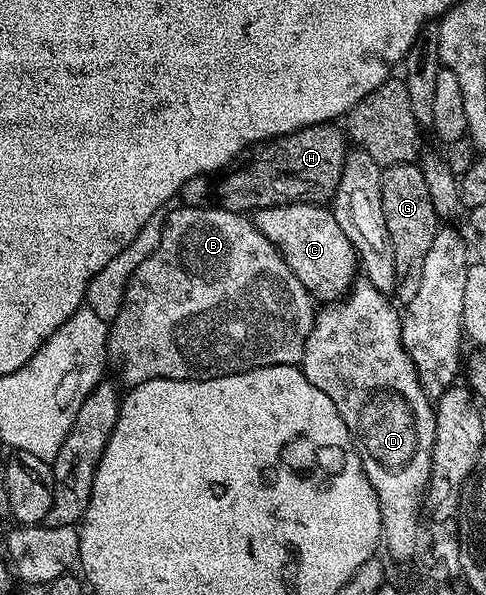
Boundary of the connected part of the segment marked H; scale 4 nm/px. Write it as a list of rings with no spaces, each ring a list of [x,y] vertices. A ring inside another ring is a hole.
[[[337,124],[309,125],[253,146],[252,151],[217,173],[188,179],[180,201],[182,205],[217,207],[243,215],[273,205],[326,203],[338,189],[347,152],[347,134]]]

